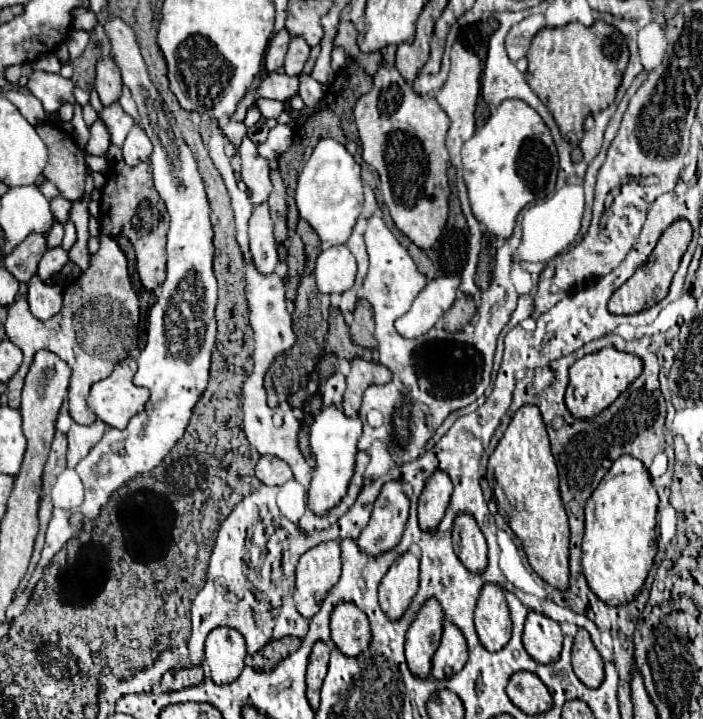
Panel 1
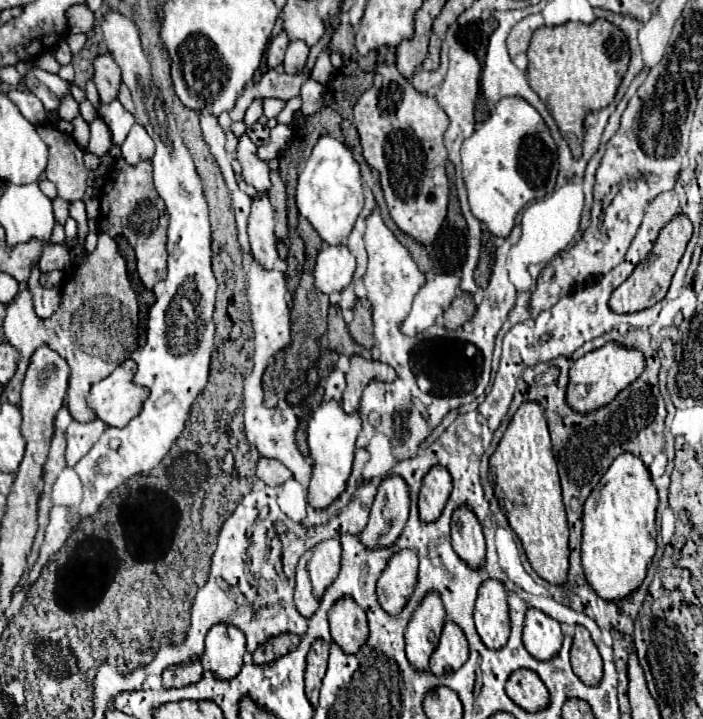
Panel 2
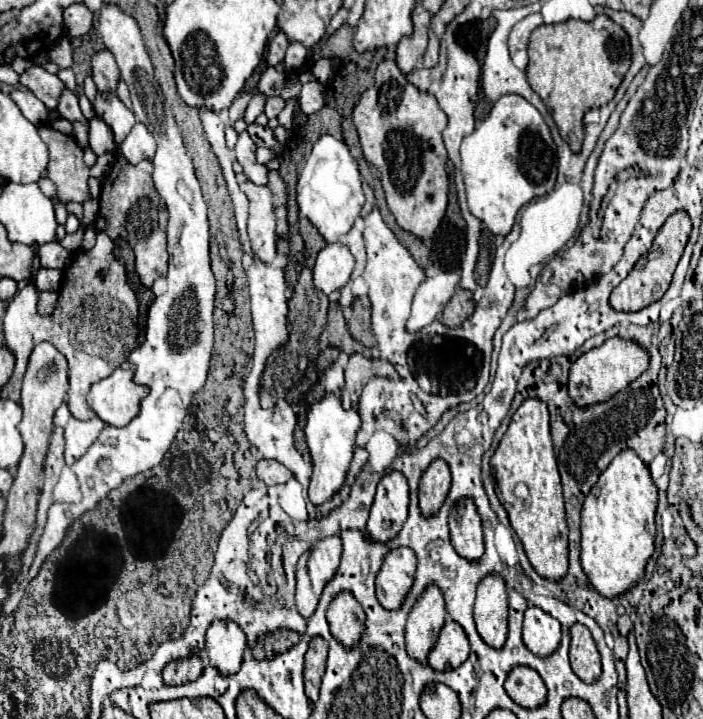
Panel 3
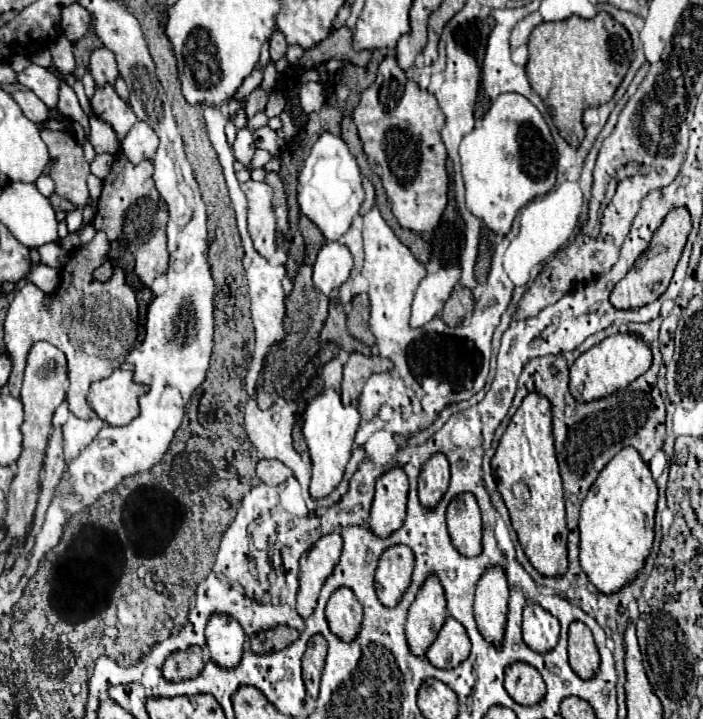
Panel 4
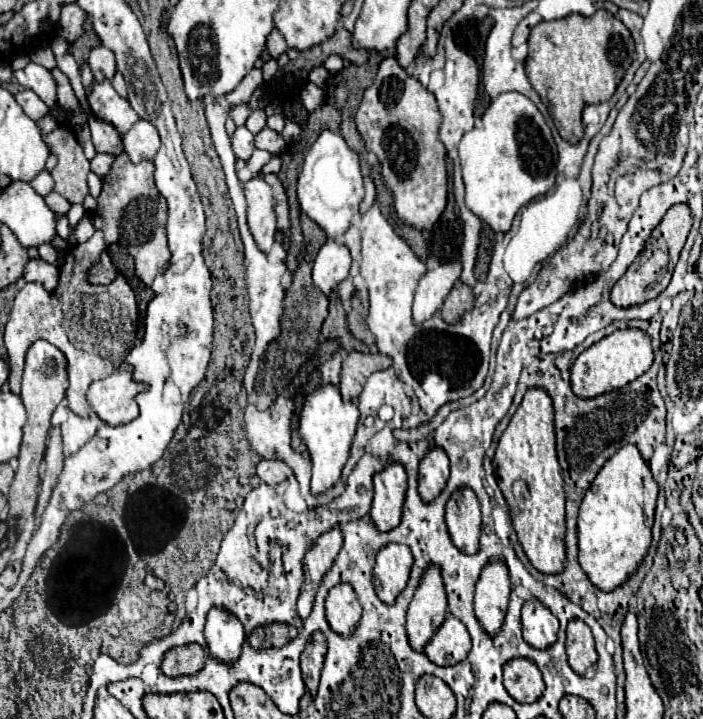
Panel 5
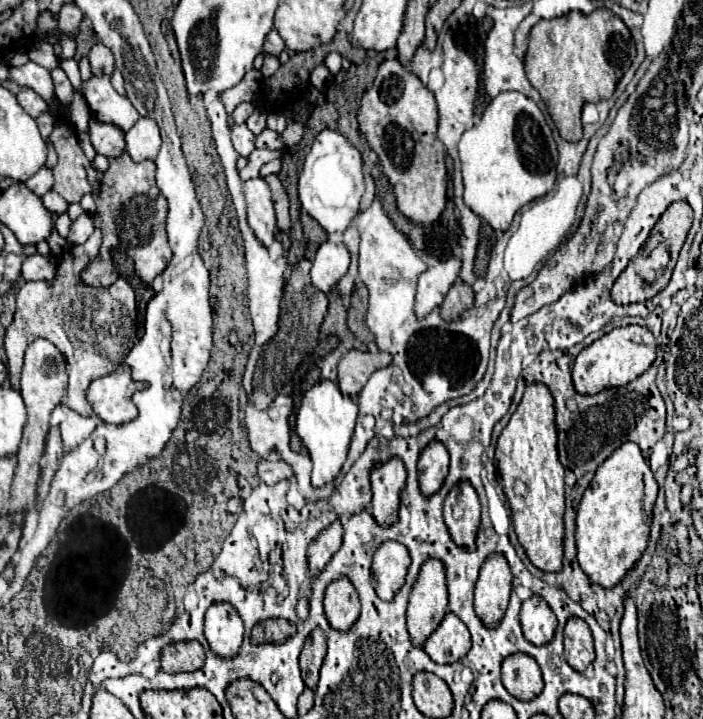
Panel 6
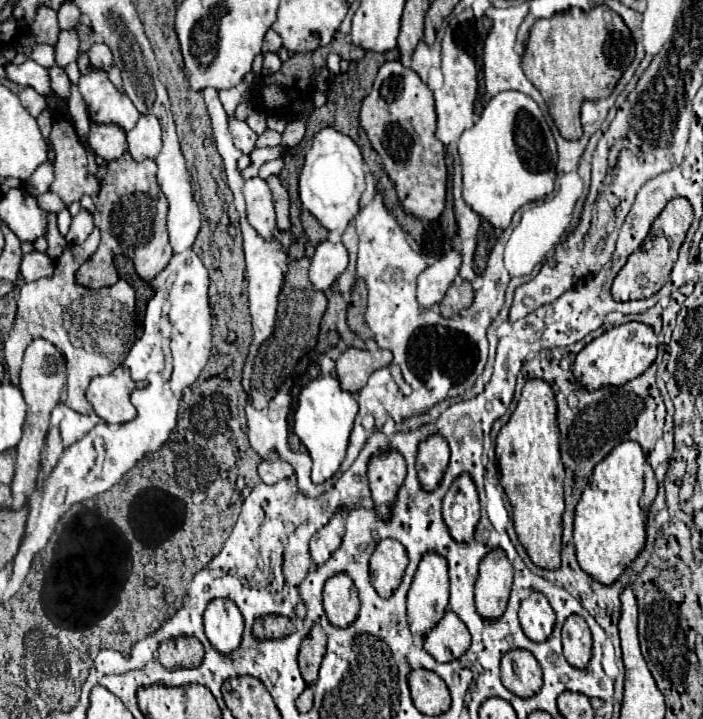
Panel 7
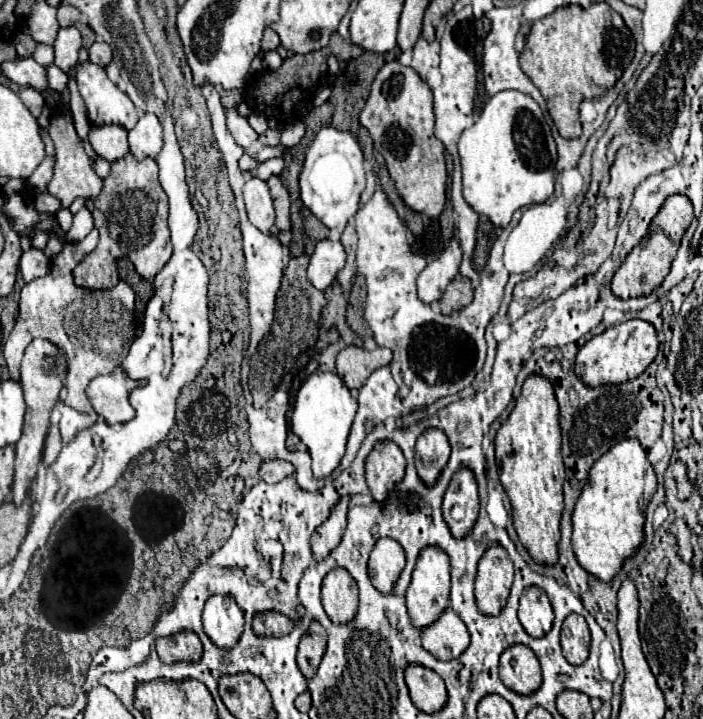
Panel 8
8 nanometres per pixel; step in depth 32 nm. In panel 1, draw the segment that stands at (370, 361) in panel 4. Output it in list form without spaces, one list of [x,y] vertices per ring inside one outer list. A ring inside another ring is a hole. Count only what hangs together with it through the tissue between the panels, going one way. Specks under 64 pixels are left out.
[[[354,358],[350,364],[352,364],[352,370],[346,378],[348,388],[344,394],[342,408],[344,408],[346,416],[358,416],[364,390],[372,384],[388,384],[392,380],[392,372],[388,368],[384,368],[382,364],[366,362],[362,358]]]

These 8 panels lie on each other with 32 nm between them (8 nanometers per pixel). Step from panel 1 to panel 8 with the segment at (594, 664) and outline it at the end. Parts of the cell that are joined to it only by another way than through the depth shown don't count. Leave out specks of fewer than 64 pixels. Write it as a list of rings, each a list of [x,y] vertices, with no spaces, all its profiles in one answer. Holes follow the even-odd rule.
[[[570,614],[562,624],[562,652],[570,664],[584,664],[588,660],[590,630],[582,616]]]

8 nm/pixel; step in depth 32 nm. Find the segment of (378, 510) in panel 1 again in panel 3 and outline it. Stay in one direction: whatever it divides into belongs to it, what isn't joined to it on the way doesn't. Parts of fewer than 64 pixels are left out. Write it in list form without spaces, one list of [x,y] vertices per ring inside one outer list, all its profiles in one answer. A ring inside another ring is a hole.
[[[390,472],[378,484],[378,492],[364,534],[370,542],[386,544],[388,540],[392,540],[392,536],[396,536],[396,532],[400,532],[406,518],[408,482],[400,472]]]

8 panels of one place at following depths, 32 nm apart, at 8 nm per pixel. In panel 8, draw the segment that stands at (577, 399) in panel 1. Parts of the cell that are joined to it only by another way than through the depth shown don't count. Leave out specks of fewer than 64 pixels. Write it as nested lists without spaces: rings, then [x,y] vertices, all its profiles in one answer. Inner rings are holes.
[[[628,320],[588,340],[576,356],[574,372],[590,388],[598,388],[602,384],[622,384],[626,380],[634,380],[636,376],[640,376],[654,362],[656,350],[658,338],[654,326],[644,320]]]

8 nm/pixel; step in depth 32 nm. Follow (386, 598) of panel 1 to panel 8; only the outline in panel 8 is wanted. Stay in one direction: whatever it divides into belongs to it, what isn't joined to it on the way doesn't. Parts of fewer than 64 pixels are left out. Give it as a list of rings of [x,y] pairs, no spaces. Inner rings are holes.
[[[380,538],[368,560],[368,572],[374,588],[382,594],[390,594],[404,570],[404,564],[404,548],[400,548],[400,544],[392,538]]]

